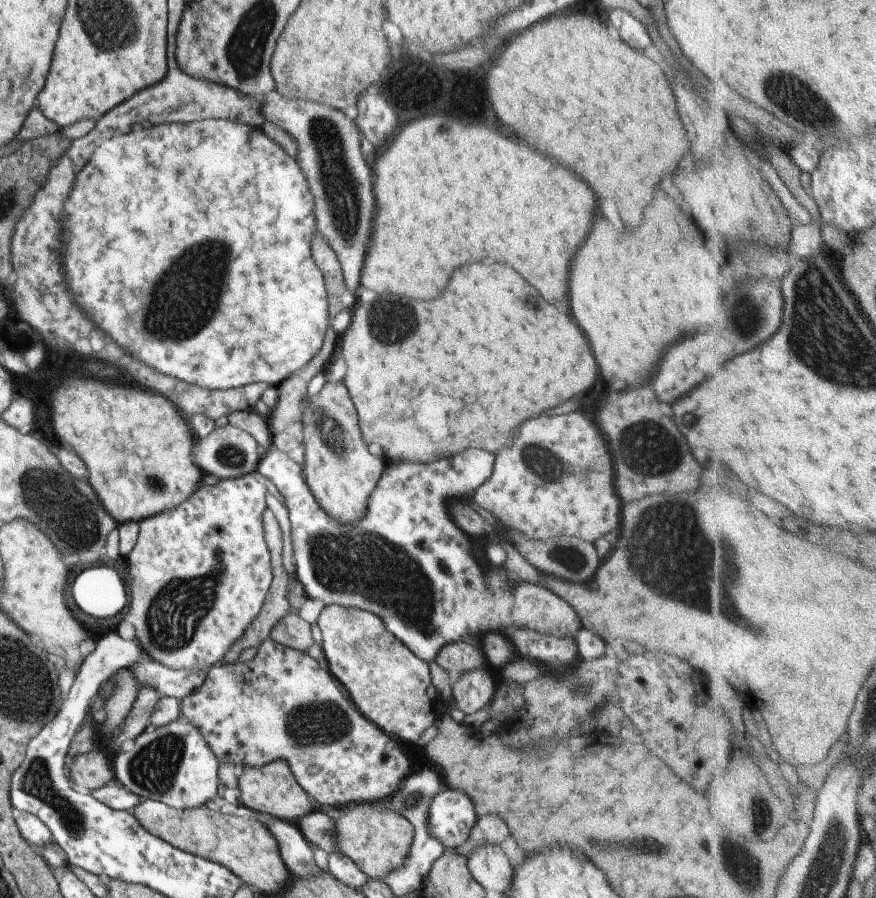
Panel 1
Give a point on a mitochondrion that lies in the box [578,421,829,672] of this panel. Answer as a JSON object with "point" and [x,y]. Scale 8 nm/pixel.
{"point":[665,541]}

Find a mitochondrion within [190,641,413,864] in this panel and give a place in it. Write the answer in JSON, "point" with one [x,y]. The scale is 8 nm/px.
{"point":[323,722]}

